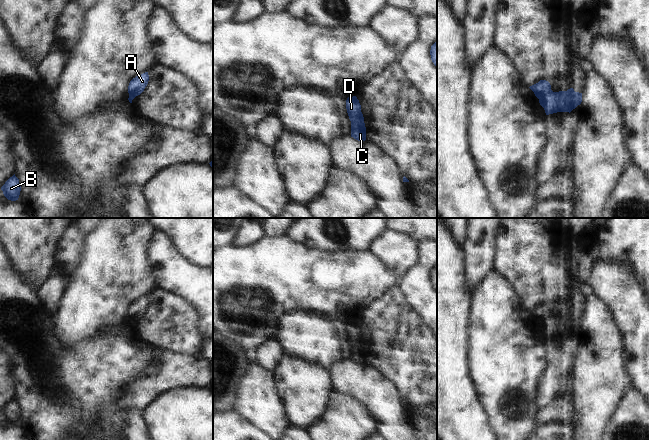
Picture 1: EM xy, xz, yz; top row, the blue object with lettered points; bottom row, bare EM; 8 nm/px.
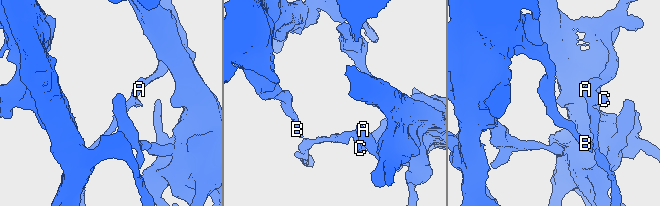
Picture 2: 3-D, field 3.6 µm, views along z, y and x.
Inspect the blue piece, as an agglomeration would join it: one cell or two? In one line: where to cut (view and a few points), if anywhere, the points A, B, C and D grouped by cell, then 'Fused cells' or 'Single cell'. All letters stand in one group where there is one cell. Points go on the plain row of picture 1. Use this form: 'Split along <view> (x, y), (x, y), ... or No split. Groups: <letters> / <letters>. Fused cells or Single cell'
Split along yz (551, 314), (539, 324). Groups: A B / C D. Fused cells.

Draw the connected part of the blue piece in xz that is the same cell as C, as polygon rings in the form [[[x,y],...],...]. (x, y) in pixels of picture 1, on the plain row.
[[[356,320],[347,322],[346,333],[351,345],[351,361],[358,365],[365,365],[366,351],[364,341],[361,336],[361,329]]]

